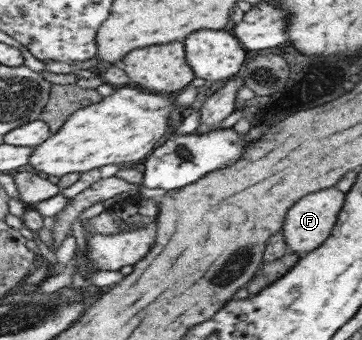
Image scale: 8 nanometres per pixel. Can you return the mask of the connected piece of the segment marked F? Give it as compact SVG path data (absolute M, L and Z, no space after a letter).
M335 187L321 189L317 193L309 193L307 197L299 199L287 213L285 213L285 223L283 223L283 235L285 244L291 252L304 255L311 250L321 246L329 237L329 232L333 229L337 219L337 214L344 202L344 193L337 191Z

